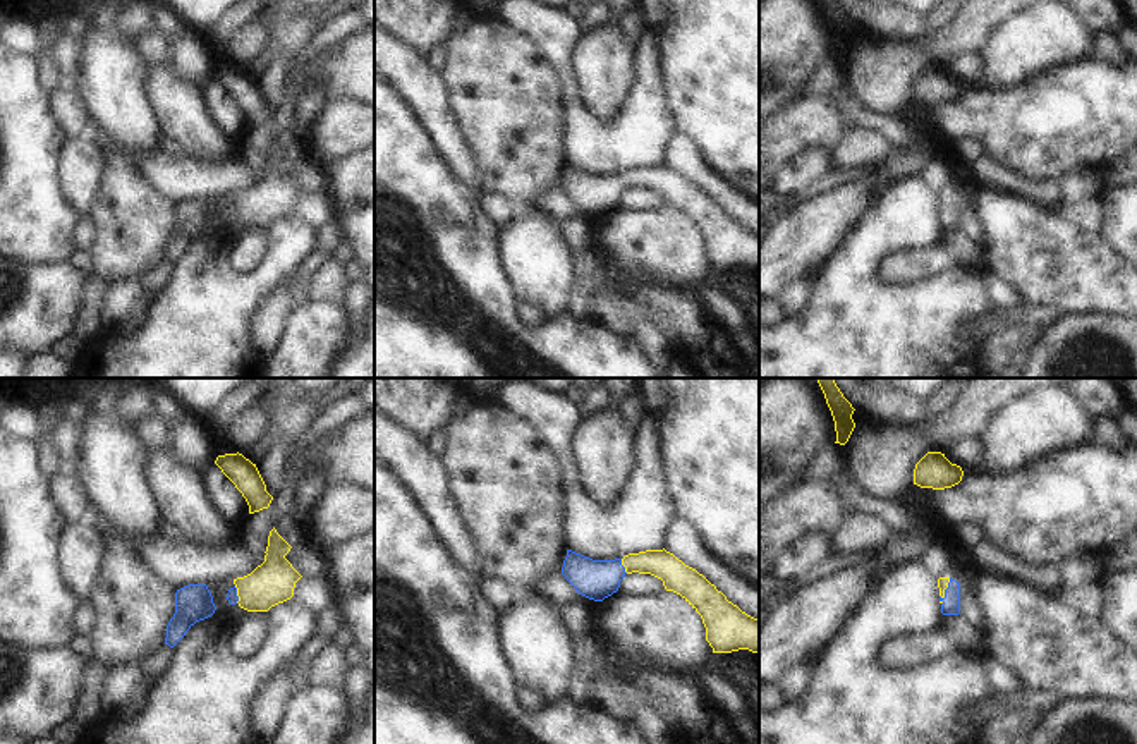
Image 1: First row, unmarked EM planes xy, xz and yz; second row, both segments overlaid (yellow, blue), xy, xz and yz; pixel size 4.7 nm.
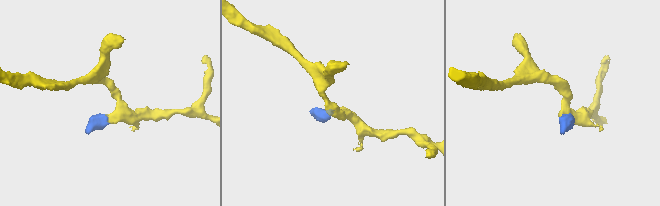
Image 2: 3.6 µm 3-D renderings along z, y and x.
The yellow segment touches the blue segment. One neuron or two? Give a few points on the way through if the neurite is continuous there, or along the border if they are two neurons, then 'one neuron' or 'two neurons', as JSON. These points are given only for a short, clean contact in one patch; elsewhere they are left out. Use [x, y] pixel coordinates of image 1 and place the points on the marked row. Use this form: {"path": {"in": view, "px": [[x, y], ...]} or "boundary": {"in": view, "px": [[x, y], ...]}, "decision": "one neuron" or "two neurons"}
{"path": {"in": "xz", "px": [[662, 564], [622, 564], [596, 579]]}, "decision": "one neuron"}

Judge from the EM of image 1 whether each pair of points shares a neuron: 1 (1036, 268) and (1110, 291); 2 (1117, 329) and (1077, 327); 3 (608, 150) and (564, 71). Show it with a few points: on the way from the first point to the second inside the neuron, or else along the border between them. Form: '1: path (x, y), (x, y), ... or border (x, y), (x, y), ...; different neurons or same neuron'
1: path (1055, 272), (1058, 275), (1091, 277); same neuron
2: path (1106, 329), (1088, 327); same neuron
3: path (589, 131), (577, 119), (571, 90); same neuron

